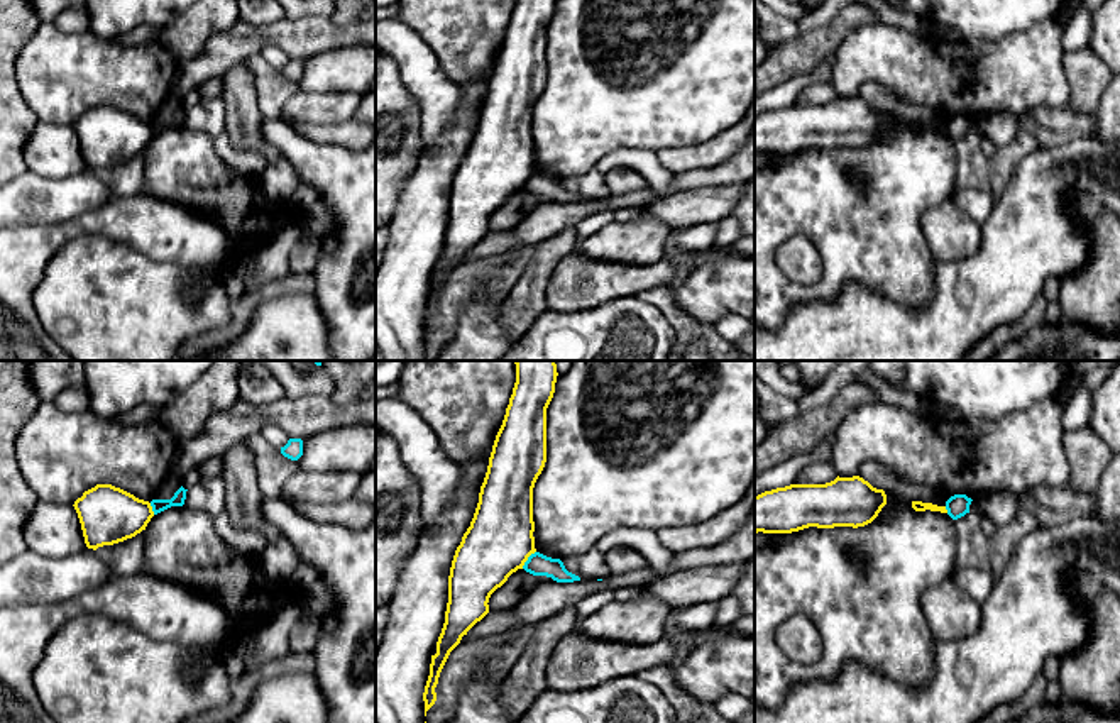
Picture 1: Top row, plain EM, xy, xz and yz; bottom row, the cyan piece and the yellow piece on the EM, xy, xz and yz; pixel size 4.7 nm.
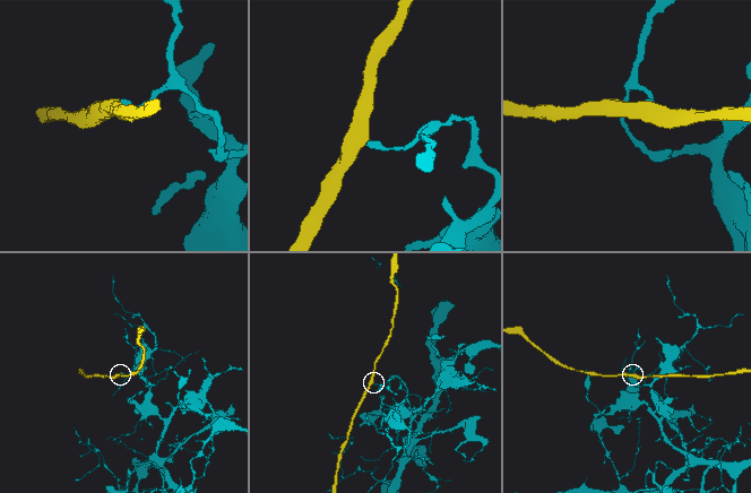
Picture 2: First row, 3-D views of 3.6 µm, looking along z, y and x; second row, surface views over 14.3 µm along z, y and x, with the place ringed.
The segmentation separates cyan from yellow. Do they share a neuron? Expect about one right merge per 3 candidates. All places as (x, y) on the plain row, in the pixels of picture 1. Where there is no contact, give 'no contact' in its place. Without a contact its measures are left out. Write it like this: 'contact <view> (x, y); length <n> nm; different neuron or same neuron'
contact xz (528, 180); length 110 nm; different neuron

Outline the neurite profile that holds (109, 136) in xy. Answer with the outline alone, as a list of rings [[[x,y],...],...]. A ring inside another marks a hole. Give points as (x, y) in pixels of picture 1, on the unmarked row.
[[[96,105],[74,122],[85,164],[96,171],[135,157],[154,137],[149,122],[112,105]]]

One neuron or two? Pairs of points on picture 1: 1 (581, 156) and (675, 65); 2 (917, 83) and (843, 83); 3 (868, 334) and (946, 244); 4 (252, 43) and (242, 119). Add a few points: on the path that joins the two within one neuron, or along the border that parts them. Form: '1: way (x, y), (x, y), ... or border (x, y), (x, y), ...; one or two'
1: way (604, 132), (652, 85); one
2: way (899, 71), (861, 71); one
3: border (975, 251), (963, 258), (936, 261); two
4: border (242, 60), (219, 77); two

